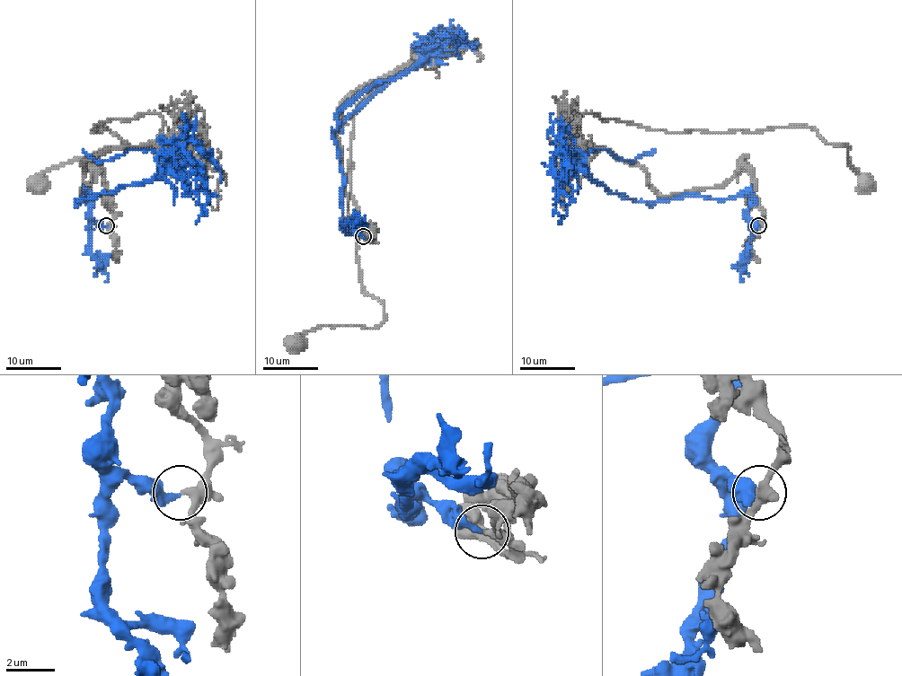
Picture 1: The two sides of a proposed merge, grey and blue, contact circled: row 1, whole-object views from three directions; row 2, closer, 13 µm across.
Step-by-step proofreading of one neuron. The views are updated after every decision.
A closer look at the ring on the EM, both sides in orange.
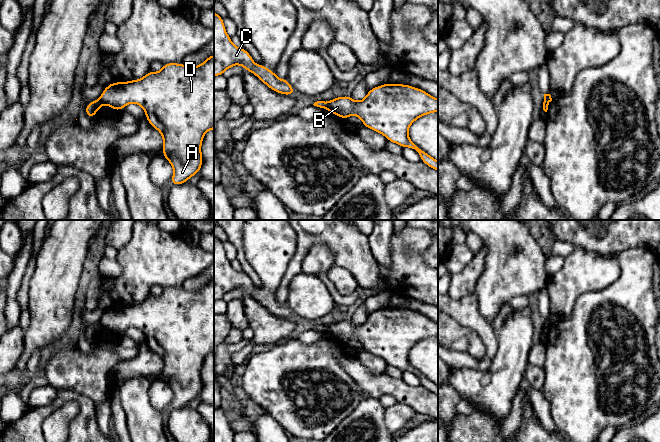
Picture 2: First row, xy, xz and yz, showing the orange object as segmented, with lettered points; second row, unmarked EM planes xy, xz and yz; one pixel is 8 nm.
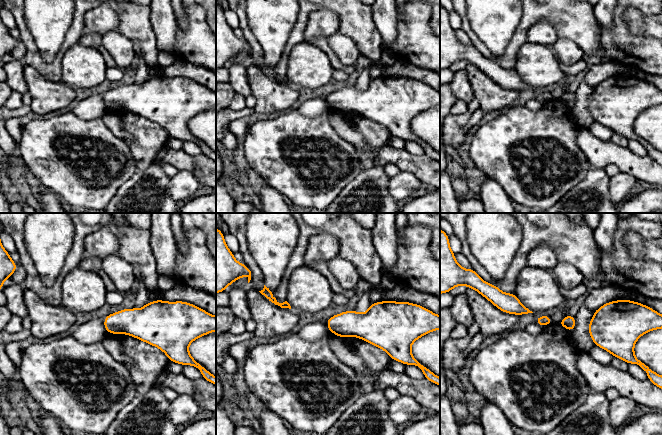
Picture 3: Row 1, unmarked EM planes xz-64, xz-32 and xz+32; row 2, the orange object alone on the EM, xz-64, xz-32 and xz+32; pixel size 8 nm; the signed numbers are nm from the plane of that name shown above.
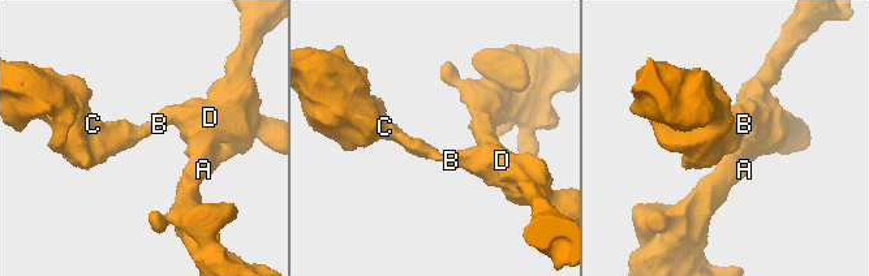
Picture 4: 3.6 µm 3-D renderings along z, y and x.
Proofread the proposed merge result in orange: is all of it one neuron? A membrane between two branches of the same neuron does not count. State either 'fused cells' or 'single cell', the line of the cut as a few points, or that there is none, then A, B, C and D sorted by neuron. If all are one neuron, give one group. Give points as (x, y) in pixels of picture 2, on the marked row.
fused cells; cut in xz along (327, 102), (324, 107); A B D / C

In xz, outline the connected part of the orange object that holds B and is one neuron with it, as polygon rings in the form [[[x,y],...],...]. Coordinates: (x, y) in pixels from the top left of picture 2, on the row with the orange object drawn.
[[[387,83],[369,90],[367,96],[361,101],[355,102],[351,96],[337,97],[327,102],[325,109],[344,120],[355,114],[361,119],[365,127],[383,134],[388,141],[403,148],[409,147],[415,150],[420,155],[423,163],[438,171],[438,161],[408,137],[408,129],[416,119],[429,113],[438,112],[438,99],[427,92],[410,85]]]

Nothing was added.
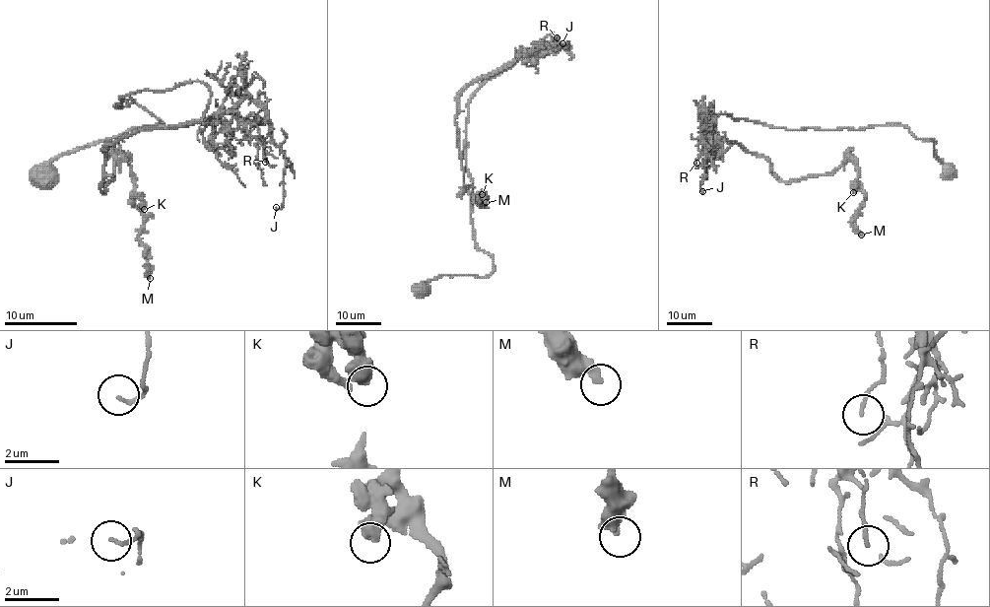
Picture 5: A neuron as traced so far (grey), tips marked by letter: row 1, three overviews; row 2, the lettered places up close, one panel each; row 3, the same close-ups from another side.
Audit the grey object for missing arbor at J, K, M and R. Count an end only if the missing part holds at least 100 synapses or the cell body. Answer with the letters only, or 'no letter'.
no letter

